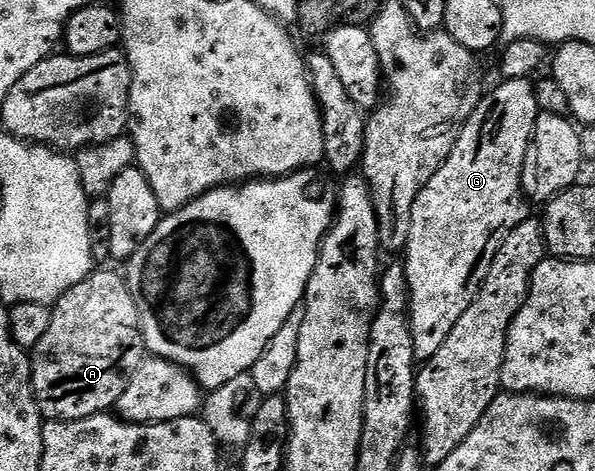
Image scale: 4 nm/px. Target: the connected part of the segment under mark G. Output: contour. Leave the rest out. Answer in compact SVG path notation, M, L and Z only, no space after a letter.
M529 78L504 79L497 89L489 88L478 103L474 115L462 127L454 143L454 151L434 171L434 179L422 187L418 199L414 199L414 211L410 215L410 239L402 254L402 264L408 280L408 322L414 339L414 355L417 362L429 361L442 343L454 331L458 319L466 315L466 307L474 303L498 247L518 227L529 220L530 202L524 195L524 165L530 156L532 132L540 108L536 102L536 87Z

